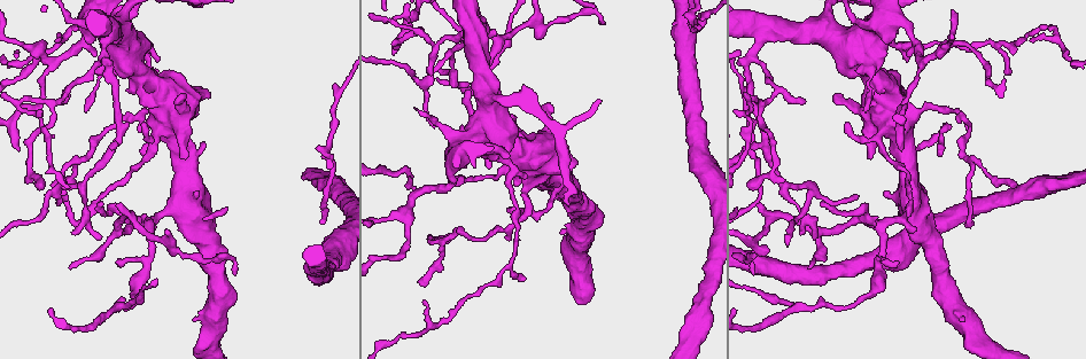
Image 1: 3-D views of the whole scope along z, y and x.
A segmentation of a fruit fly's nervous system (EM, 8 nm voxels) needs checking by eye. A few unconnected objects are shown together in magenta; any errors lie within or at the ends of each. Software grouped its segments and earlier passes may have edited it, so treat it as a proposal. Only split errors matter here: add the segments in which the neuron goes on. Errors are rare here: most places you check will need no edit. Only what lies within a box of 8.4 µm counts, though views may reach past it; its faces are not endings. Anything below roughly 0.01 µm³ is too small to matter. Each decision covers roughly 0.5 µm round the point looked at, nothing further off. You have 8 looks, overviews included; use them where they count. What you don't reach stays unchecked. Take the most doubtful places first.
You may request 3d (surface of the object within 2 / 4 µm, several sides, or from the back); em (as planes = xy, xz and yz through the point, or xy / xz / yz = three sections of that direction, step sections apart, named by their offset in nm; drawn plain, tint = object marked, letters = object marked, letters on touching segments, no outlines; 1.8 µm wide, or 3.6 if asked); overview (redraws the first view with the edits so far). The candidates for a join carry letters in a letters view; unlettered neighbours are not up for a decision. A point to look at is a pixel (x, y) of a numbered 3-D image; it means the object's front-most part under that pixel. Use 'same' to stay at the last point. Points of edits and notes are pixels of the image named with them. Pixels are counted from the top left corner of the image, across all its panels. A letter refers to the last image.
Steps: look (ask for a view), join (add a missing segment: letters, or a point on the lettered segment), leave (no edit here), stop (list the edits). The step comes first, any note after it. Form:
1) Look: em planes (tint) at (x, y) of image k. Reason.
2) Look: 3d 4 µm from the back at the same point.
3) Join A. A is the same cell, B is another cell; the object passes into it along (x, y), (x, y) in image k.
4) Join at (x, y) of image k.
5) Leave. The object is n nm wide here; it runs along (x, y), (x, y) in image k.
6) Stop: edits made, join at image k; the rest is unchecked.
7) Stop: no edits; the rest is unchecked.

Look: em 3.6 µm xy step 4 (tint) at (865, 298) of image 1. Calibre changes.

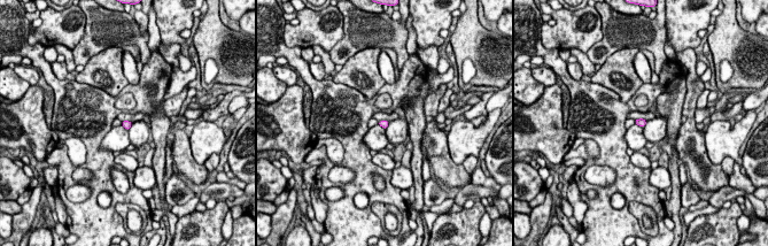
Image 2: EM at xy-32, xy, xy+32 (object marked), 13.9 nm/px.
Look: em 3.6 µm planes (letters) at the same point.

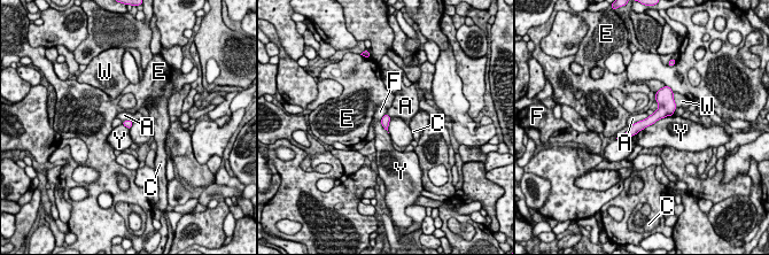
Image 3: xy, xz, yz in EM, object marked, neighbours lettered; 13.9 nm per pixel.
Leave. The object is 100 nm wide here; A, C, E, F, W and Y are other cells; it runs along (663, 101), (651, 120), (628, 134) in image 3; no lettered segment goes on from it.

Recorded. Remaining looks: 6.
Look: em planes (letters) at (445, 241) of image 1. Abrupt turn.

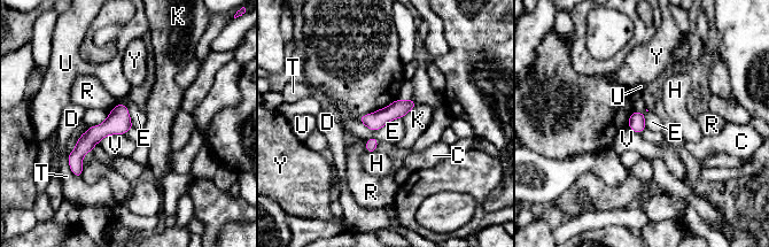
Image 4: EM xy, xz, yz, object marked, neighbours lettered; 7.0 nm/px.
Leave. C, D, E, H, K, R, T, U, V and Y are other cells; a border runs along (357, 117), (372, 130), (401, 118) in image 4; none of them fits.

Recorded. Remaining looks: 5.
Look: 3d 2 µm at (604, 22) of image 1. Thin end.

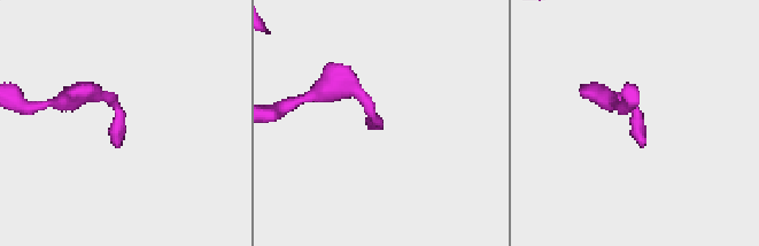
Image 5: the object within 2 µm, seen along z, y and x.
Look: em planes (letters) at (376, 125) of image 5.

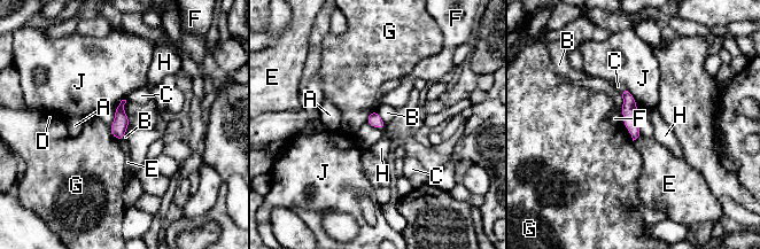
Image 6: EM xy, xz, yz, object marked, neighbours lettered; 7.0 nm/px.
Leave. The object is 90 nm wide here; the longest contact is with B, 340 nm; A, B, C, D, E, F, G, H and J are other cells; none of them fits.

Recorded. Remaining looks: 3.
Stop: no edits; the rest is unchecked.

